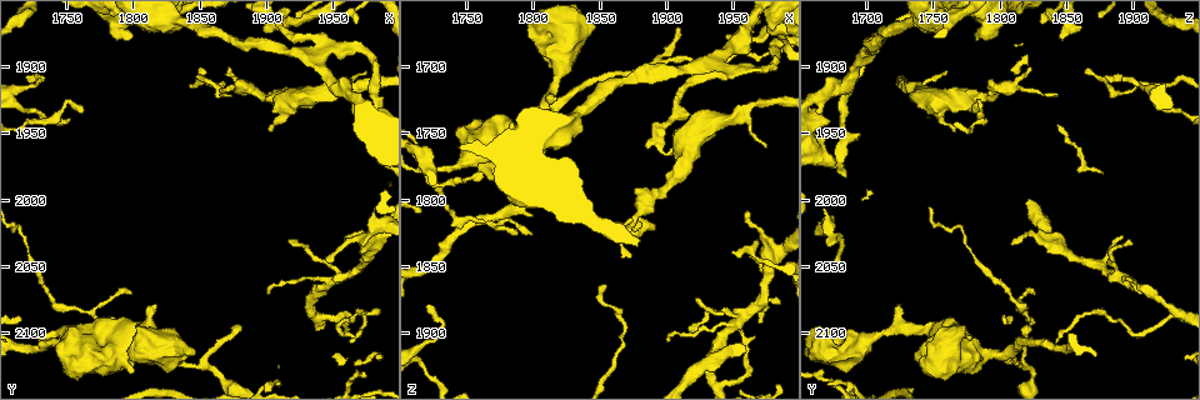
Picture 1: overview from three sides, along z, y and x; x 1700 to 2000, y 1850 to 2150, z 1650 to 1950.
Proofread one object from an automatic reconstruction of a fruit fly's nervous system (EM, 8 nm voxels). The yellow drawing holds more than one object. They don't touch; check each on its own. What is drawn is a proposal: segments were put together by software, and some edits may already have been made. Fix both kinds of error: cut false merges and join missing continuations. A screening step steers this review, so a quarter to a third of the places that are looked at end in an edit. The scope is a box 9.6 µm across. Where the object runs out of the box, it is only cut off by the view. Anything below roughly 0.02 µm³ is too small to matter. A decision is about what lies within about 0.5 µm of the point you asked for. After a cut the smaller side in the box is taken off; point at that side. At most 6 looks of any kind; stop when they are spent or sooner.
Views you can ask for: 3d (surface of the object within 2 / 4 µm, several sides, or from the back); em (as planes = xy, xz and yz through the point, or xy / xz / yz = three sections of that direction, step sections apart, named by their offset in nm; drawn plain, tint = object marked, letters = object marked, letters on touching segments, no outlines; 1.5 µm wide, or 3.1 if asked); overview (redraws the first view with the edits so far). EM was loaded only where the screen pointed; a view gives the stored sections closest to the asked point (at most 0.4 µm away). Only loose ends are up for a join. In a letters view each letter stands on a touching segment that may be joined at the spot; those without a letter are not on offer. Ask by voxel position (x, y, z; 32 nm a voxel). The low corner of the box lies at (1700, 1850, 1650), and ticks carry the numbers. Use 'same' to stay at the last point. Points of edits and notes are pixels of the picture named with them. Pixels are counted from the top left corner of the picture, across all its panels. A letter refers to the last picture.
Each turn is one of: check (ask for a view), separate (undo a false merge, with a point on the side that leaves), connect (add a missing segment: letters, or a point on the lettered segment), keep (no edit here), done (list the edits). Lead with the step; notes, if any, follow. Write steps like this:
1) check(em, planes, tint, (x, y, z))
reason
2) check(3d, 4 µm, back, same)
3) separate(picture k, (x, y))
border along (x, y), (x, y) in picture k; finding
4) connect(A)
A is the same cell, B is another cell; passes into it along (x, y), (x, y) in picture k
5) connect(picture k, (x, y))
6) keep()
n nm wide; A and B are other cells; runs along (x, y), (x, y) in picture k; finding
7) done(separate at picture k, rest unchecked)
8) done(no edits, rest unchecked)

check(3d, 2 µm, back, (1818, 2078, 1724))
free end

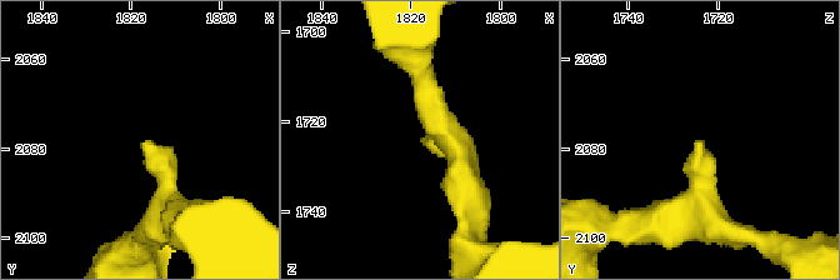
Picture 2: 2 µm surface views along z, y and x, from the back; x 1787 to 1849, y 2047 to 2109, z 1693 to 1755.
check(em, planes, plain, (1818, 2079, 1724))
now the EM

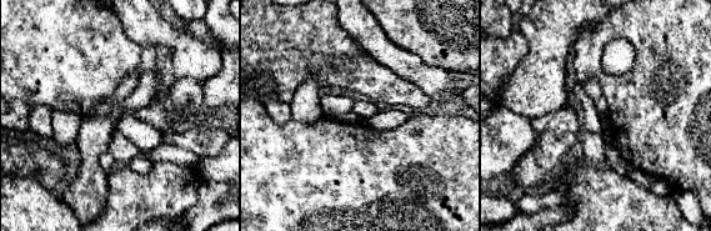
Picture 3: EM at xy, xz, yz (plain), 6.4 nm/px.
check(em, planes, letters, same)

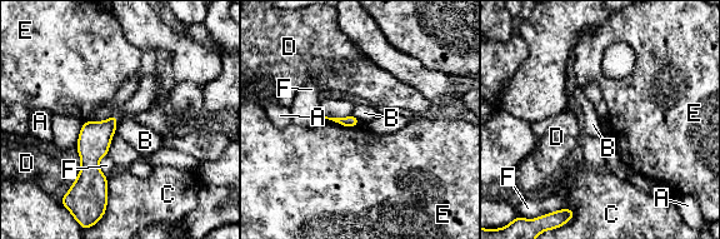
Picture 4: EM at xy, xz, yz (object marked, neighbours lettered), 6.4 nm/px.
keep()
A, B, C, D, E and F are other cells; border along (119, 118), (114, 132) in picture 4; none of them fits

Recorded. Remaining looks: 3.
check(em, planes, plain, (1720, 1908, 1880))
thin end

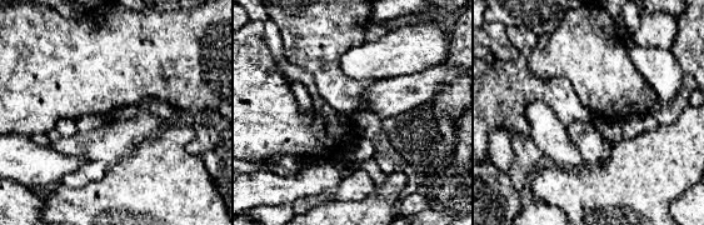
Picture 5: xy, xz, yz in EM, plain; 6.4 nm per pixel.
check(em, planes, letters, same)

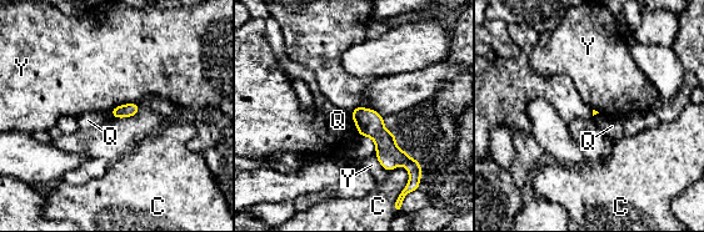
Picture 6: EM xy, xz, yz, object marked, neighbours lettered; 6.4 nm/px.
keep()
C, Q and Y are other cells; runs along (355, 112), (400, 157), (410, 161) in picture 6; none of them fits

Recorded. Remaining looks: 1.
done(no edits, rest unchecked)

